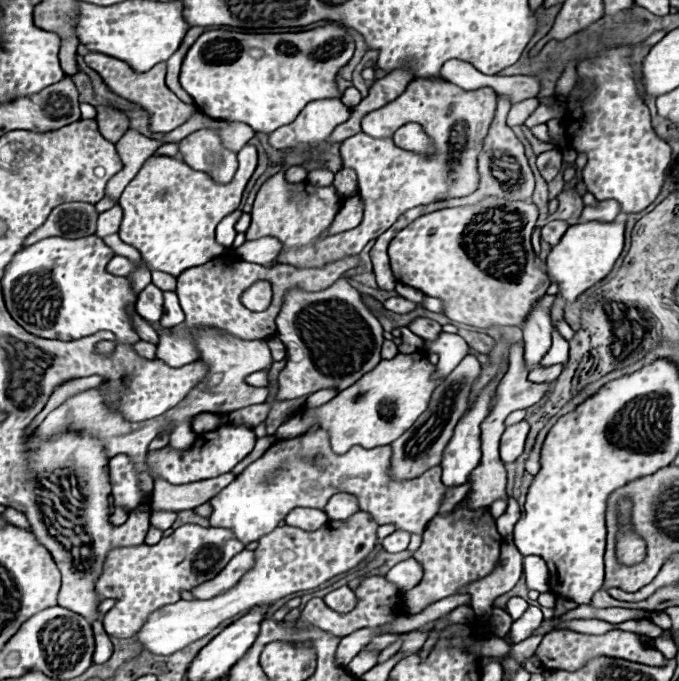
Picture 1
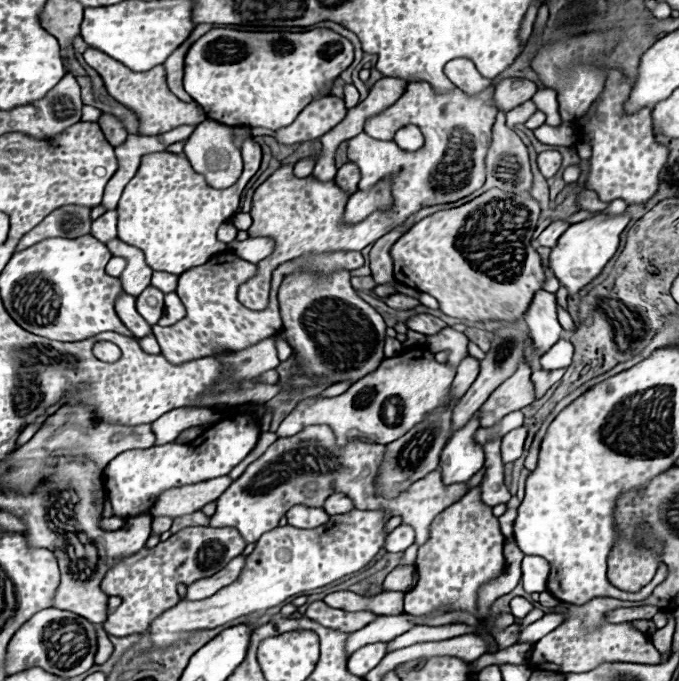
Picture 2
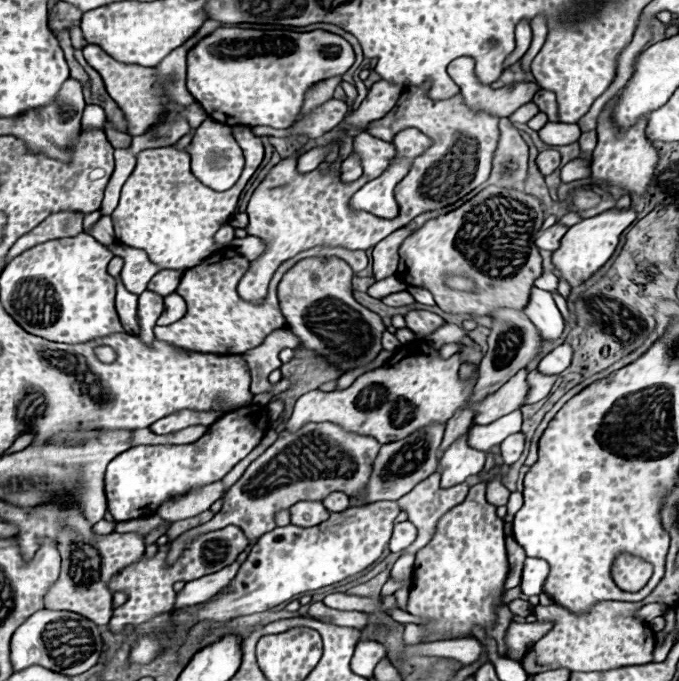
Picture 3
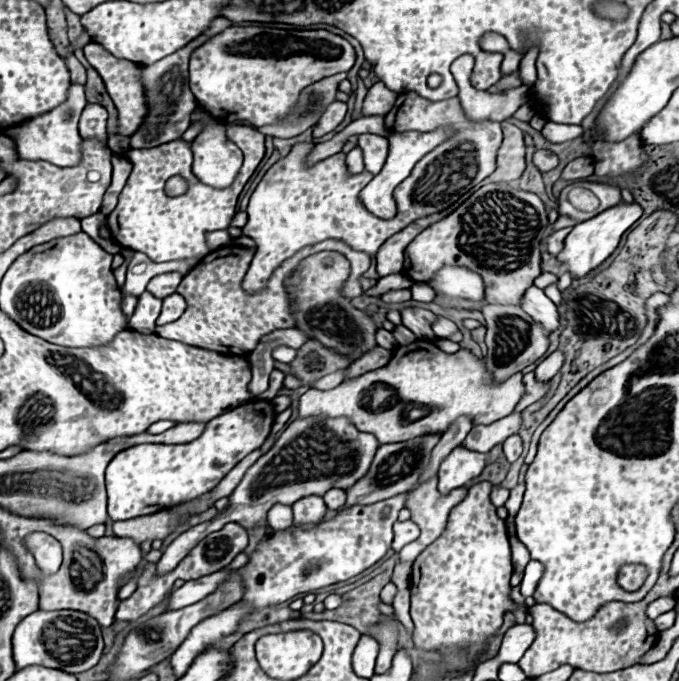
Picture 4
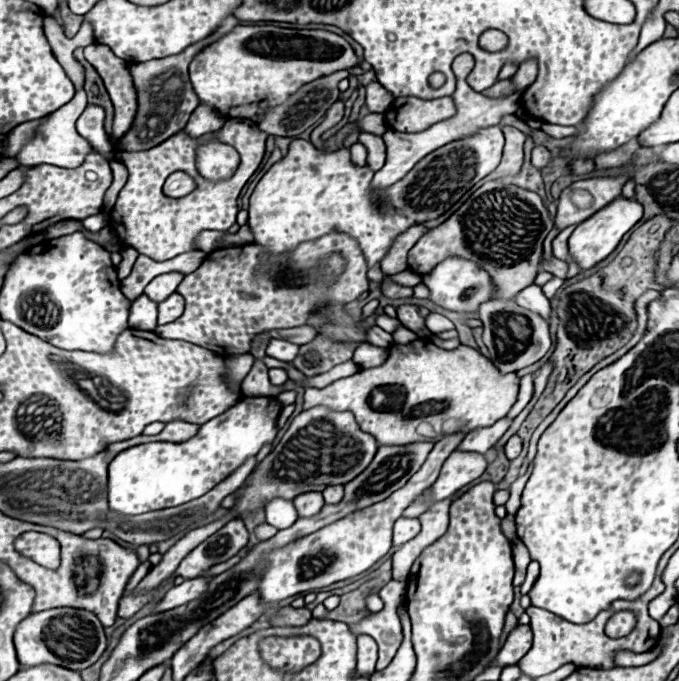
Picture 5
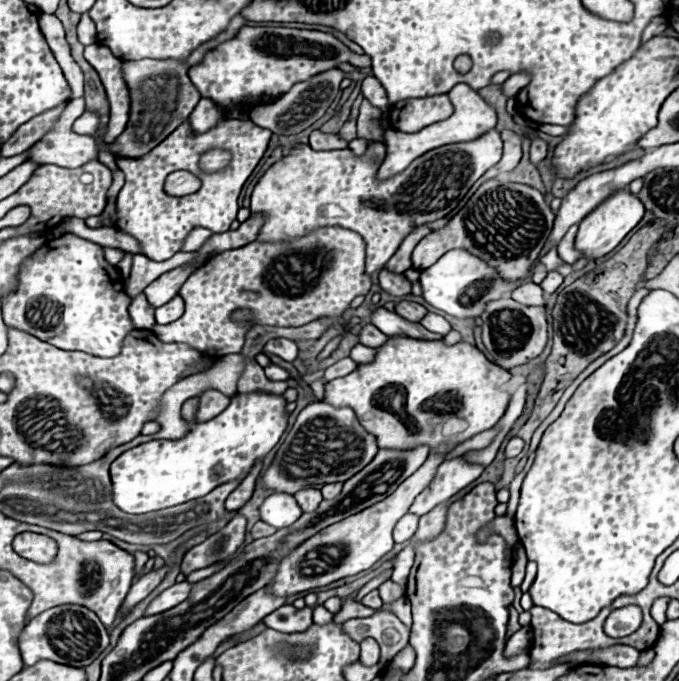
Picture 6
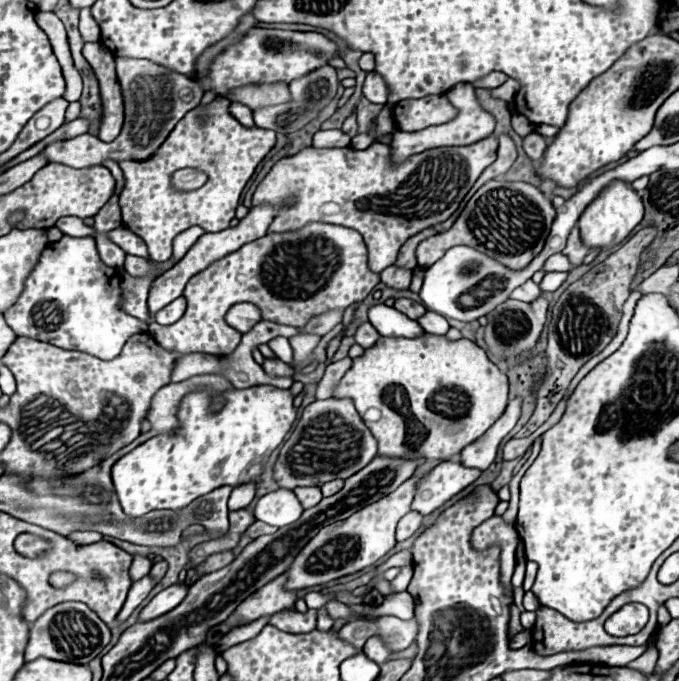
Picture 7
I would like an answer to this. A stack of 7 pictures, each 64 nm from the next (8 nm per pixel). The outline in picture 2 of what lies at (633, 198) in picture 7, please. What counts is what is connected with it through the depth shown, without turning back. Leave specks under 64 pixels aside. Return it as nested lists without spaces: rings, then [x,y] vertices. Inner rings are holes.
[[[626,214],[614,216],[614,218],[594,216],[590,220],[572,224],[562,234],[562,238],[558,240],[558,244],[552,248],[548,264],[550,264],[550,270],[554,272],[554,276],[568,290],[570,296],[574,296],[584,286],[588,286],[596,276],[600,276],[602,268],[606,268],[606,264],[610,262],[610,258],[618,252],[620,234],[624,232],[624,228],[626,228],[628,222],[630,222],[630,216],[626,216]]]

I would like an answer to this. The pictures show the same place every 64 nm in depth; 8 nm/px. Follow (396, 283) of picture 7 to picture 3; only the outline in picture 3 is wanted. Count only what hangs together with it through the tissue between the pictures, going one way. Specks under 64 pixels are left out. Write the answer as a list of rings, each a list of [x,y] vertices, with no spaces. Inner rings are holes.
[[[404,290],[404,292],[396,292],[396,294],[386,296],[384,298],[384,304],[388,304],[388,306],[408,306],[410,304],[410,298],[412,298],[412,294],[408,294]]]

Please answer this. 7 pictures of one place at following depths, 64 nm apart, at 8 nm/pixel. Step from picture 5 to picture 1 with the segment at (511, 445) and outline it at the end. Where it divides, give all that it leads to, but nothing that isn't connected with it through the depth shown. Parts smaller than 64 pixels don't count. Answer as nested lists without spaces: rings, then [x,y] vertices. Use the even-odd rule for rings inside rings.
[[[526,420],[512,424],[512,426],[506,426],[502,440],[500,440],[500,456],[502,456],[504,464],[512,464],[522,456],[528,430],[530,430],[530,426]]]

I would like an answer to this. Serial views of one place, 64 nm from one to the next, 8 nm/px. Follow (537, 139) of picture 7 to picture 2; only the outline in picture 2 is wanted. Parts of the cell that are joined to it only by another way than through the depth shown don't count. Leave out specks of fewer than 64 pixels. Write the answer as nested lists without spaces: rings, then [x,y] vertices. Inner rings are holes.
[[[548,150],[538,154],[538,168],[546,178],[552,178],[560,170],[560,162],[562,162],[562,156],[558,150]]]

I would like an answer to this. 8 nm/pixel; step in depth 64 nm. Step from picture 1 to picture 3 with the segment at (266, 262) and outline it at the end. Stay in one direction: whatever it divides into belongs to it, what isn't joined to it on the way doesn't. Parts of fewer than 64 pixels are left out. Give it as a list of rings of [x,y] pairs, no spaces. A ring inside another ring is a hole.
[[[246,236],[246,238],[234,238],[230,244],[230,248],[234,248],[238,254],[242,254],[244,258],[248,258],[250,262],[254,258],[260,258],[266,252],[266,244],[256,238],[256,236]]]

